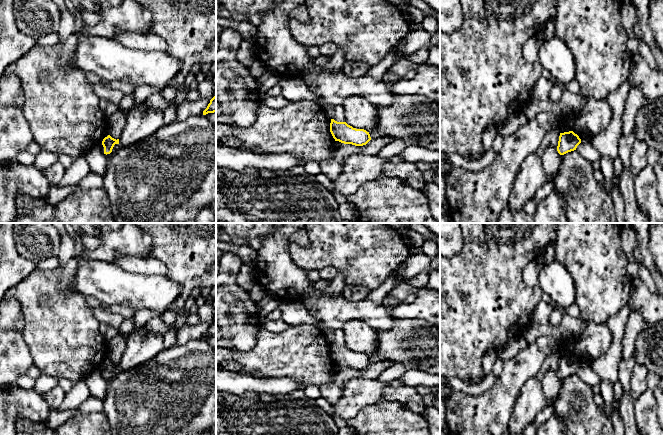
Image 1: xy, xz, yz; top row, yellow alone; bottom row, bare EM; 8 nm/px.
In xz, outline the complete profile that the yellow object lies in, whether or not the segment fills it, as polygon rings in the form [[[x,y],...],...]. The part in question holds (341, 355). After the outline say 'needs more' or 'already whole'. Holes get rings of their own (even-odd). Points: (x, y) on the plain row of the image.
[[[331,343],[330,356],[335,365],[344,368],[363,370],[371,364],[370,358],[366,354],[353,352],[346,346],[337,346],[334,343]]]; already whole

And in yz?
[[[573,355],[560,357],[557,375],[560,379],[576,374],[581,363]]]; already whole

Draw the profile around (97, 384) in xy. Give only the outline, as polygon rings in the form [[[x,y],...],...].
[[[98,370],[92,371],[84,379],[84,382],[87,384],[90,394],[95,396],[102,401],[105,399],[106,390],[107,390],[107,381],[102,373]]]

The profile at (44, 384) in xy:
[[[41,375],[35,380],[33,390],[37,391],[41,395],[51,391],[58,385],[59,378],[53,376]]]

